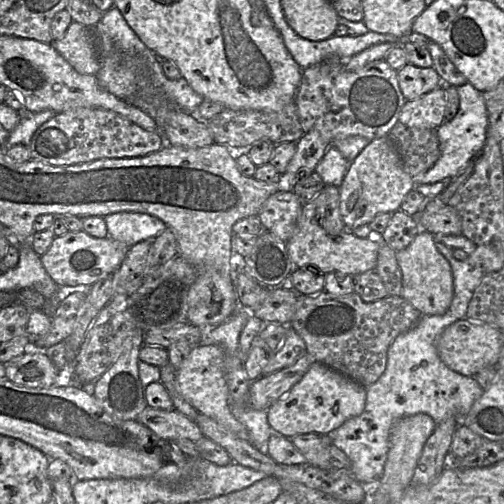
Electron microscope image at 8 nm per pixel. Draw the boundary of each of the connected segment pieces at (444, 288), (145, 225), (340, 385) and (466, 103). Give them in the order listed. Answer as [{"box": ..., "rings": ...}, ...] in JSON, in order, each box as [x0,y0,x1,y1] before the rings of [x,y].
[{"box":[396,229,453,315],"rings":[[[421,229],[404,249],[396,251],[402,272],[402,297],[422,315],[444,314],[453,299],[453,274],[447,259],[435,247],[434,235]]]},{"box":[104,212,165,246],"rings":[[[117,212],[104,217],[108,236],[125,243],[127,246],[147,239],[154,239],[165,229],[159,218],[137,212]]]},{"box":[266,361,365,438],"rings":[[[315,361],[303,378],[266,411],[271,428],[287,438],[292,438],[306,433],[328,435],[350,418],[360,415],[365,405],[365,386]]]},{"box":[415,82,488,187],"rings":[[[469,82],[457,87],[459,94],[459,109],[449,122],[443,122],[436,128],[440,146],[440,157],[436,163],[415,180],[415,187],[422,184],[432,184],[448,181],[470,160],[477,157],[484,148],[488,127],[488,115],[483,93]]]}]

